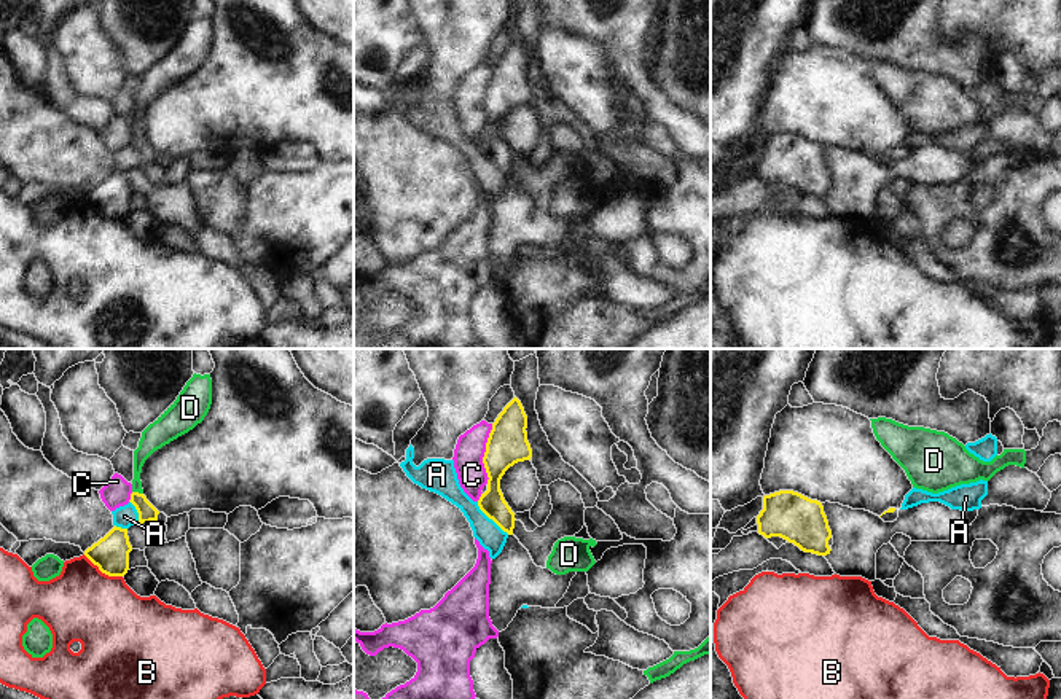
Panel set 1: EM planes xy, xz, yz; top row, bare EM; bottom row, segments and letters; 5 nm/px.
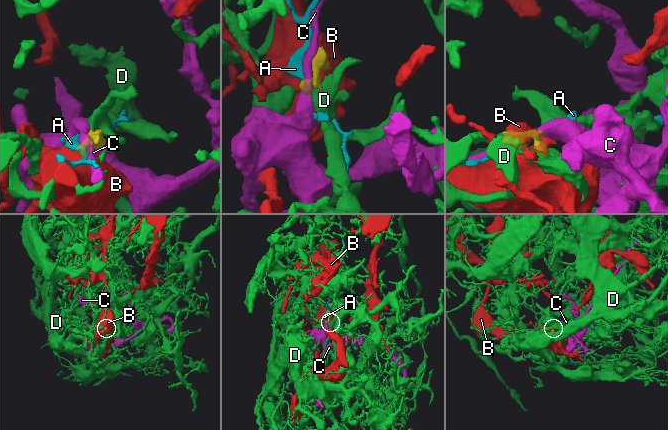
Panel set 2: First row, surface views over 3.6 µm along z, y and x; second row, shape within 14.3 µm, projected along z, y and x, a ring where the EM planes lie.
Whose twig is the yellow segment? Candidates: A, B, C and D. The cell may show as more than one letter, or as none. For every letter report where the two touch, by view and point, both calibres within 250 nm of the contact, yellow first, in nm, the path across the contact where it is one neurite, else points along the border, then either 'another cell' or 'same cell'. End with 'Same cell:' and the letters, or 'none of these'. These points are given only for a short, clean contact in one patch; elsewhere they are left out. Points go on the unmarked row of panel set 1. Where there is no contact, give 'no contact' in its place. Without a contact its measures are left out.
A: meets yellow in xz at (491, 161); 130 nm thick on the yellow side, 140 nm on the other; border along xz (477, 145), (508, 177); another cell
B: meets yellow in xy at (102, 215); 180 nm thick on the yellow side, 380 nm on the other; border along xy (83, 198), (102, 215), (121, 220); another cell
C: meets yellow in xz at (485, 97); 200 nm thick on the yellow side, 150 nm on the other; another cell
D: meets yellow in xy at (137, 136); 90 nm thick on the yellow side, 90 nm on the other; runs through xy (147, 155), (137, 136), (137, 107), (147, 88); same cell
Same cell: D

